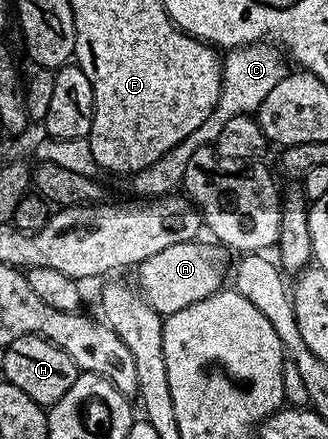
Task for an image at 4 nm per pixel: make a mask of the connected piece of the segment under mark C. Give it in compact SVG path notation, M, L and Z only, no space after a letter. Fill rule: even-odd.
M265 42L230 49L222 59L219 102L216 103L207 122L203 122L199 130L183 138L183 142L179 142L178 146L173 147L151 167L132 175L131 186L134 192L139 194L138 197L156 198L176 191L185 179L187 162L191 154L195 154L197 148L216 142L223 126L231 118L256 113L264 98L271 94L272 87L277 86L288 75L289 64L284 59L286 60L286 57L279 48Z

